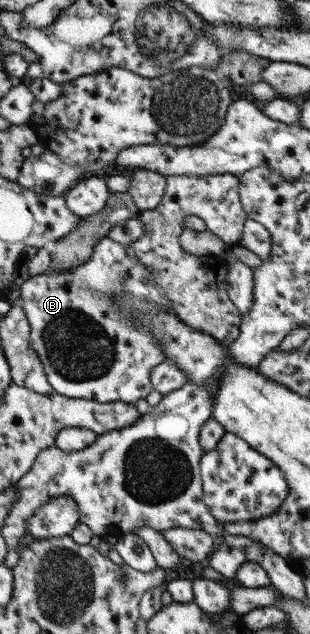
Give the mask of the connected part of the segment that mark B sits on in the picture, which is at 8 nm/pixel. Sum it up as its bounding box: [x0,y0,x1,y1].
[19,235,173,404]

